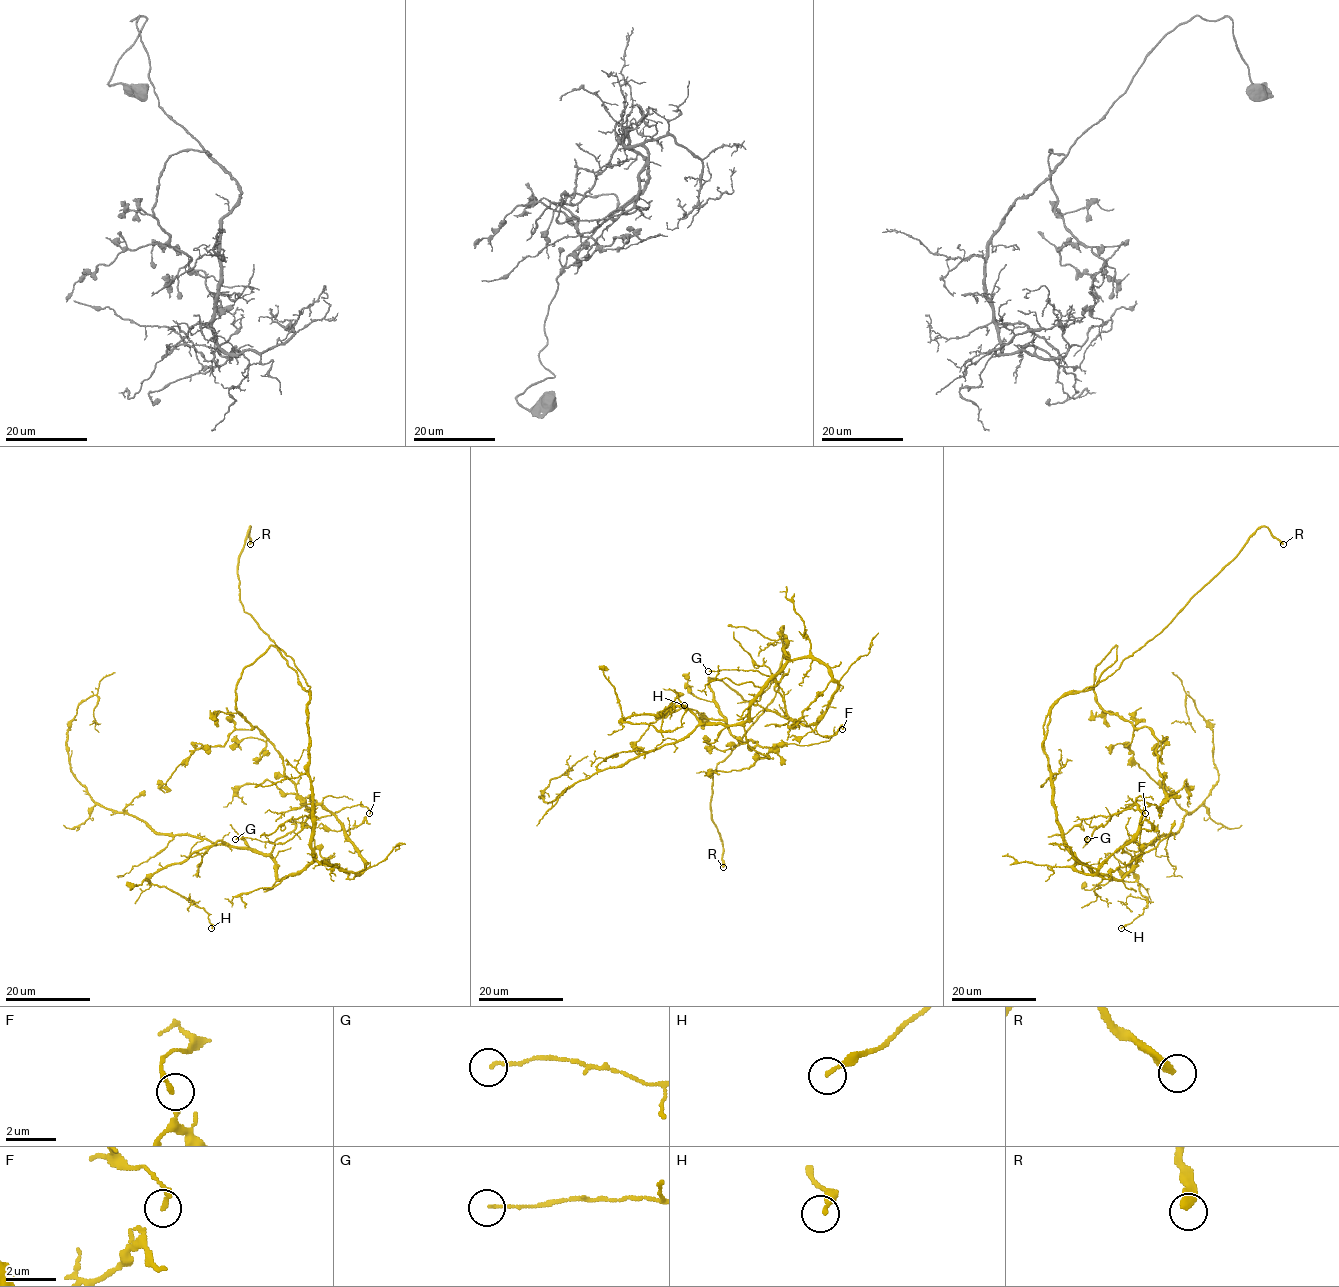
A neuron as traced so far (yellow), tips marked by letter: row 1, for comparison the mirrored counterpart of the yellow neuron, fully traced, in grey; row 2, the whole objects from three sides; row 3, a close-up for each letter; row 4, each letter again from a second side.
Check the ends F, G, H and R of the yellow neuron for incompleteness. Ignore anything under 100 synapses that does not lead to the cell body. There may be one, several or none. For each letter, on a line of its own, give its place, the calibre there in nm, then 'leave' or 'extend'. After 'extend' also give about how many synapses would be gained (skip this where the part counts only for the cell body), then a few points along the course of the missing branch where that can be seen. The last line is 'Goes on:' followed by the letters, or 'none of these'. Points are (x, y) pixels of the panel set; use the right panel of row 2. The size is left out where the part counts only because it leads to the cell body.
F: (1145, 813) | 150 nm | leave
G: (1087, 839) | 120 nm | leave
H: (1121, 928) | 150 nm | leave
R: (1283, 544) | 360 nm | extend | (1283, 544), (1289, 553), (1289, 566), (1298, 583)
Goes on: R

